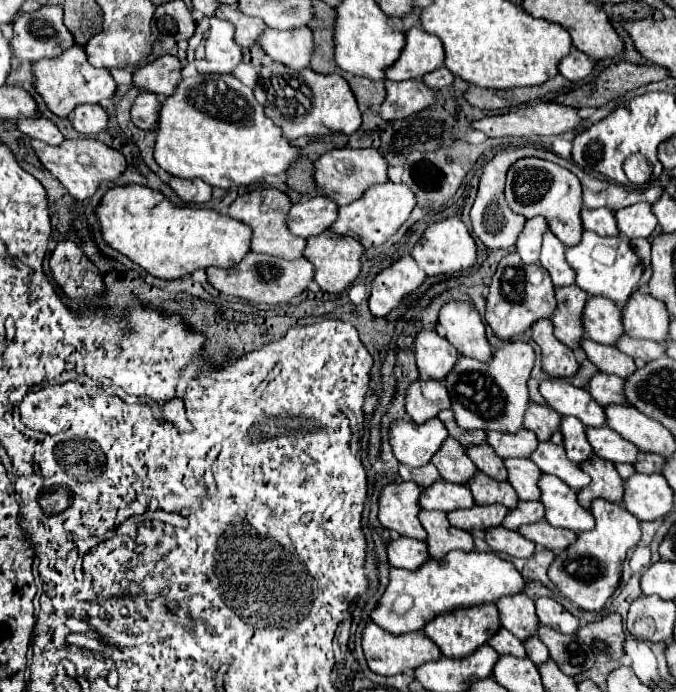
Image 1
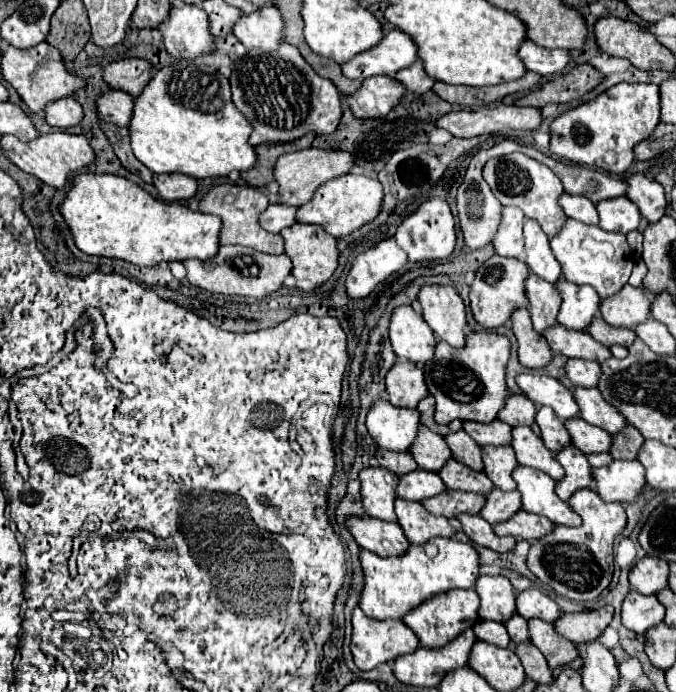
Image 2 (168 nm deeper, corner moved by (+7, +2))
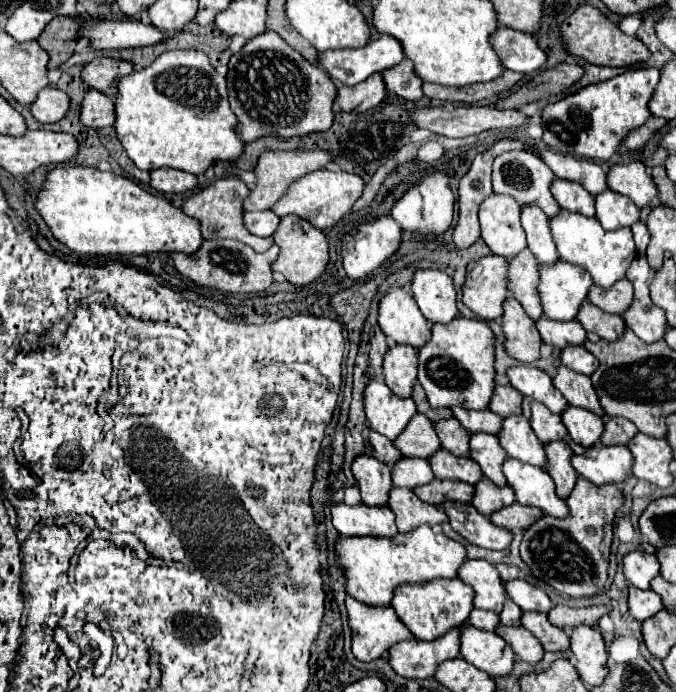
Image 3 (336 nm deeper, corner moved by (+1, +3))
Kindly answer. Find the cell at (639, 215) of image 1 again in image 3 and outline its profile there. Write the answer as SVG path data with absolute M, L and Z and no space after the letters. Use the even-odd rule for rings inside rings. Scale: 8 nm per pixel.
M604 190L600 192L600 196L596 196L596 220L602 224L604 230L630 226L638 222L638 218L640 210L626 196L612 190Z

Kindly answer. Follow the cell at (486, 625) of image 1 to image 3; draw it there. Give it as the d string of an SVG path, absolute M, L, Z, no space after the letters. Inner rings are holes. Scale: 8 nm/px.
M432 580L432 584L404 584L404 588L396 588L396 596L392 596L392 608L396 610L402 624L420 640L436 640L444 636L450 628L460 626L468 620L472 606L472 588L462 580Z

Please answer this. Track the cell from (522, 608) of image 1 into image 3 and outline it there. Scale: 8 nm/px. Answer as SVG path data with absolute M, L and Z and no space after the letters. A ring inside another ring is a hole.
M466 560L460 568L460 580L474 590L474 608L500 612L506 600L504 584L496 568L486 560Z

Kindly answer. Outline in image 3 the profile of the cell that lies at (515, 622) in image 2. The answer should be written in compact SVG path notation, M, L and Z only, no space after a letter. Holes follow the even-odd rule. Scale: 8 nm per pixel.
M508 598L500 612L500 622L506 626L520 626L520 614L522 614L522 610Z

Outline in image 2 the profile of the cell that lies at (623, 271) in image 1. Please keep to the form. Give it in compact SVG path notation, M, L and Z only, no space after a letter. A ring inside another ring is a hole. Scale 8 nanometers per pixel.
M568 219L562 231L550 241L552 253L562 265L562 275L574 285L590 285L596 289L600 299L620 293L628 283L632 271L632 251L622 233L608 233L596 225L586 225L574 219Z

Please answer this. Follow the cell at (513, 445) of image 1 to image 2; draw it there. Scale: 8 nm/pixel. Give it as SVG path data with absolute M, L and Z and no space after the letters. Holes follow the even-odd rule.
M496 419L492 423L476 423L476 421L466 421L464 423L464 431L480 445L494 445L494 447L502 447L502 445L510 445L510 425L506 425L504 421Z

